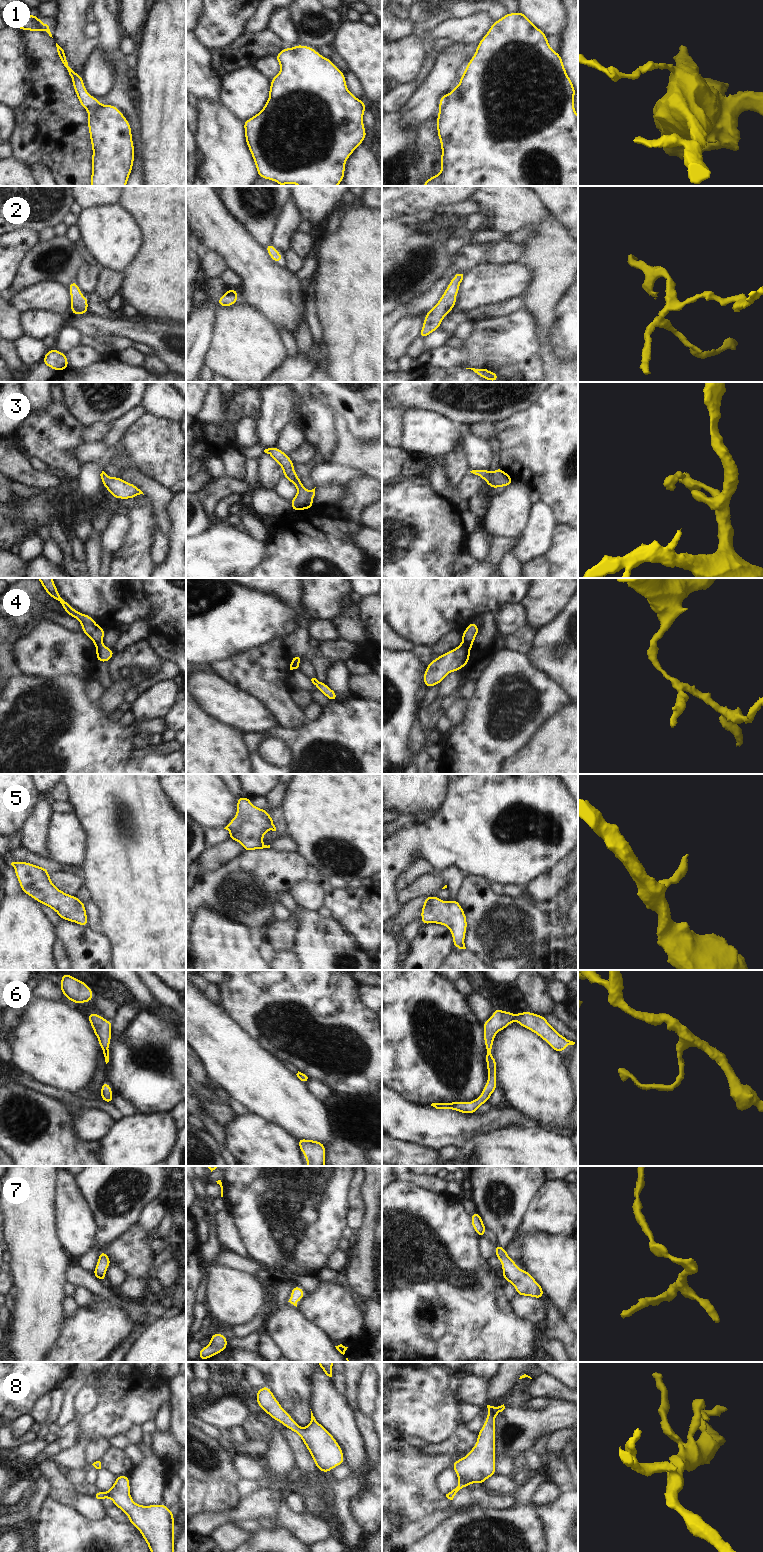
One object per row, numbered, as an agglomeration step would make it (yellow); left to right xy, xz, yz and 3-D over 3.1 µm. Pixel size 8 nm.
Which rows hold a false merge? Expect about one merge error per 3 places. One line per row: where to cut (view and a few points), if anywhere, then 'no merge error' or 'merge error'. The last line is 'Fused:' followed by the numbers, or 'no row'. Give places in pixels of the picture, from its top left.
1: yz (448, 94), (446, 104), (440, 109) | merge error
2: no cut | no merge error
3: no cut | no merge error
4: yz (463, 640), (472, 645) | merge error
5: yz (432, 896), (425, 902) | merge error
6: no cut | no merge error
7: no cut | no merge error
8: no cut | no merge error
Fused: 1, 4, 5

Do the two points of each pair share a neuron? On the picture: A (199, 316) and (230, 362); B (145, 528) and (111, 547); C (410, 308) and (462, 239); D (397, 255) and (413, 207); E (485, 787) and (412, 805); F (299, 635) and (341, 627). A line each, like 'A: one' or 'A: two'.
A: two
B: two
C: two
D: two
E: two
F: two

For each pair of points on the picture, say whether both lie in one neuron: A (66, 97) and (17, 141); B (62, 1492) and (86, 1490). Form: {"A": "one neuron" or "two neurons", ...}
{"A": "one neuron", "B": "two neurons"}

